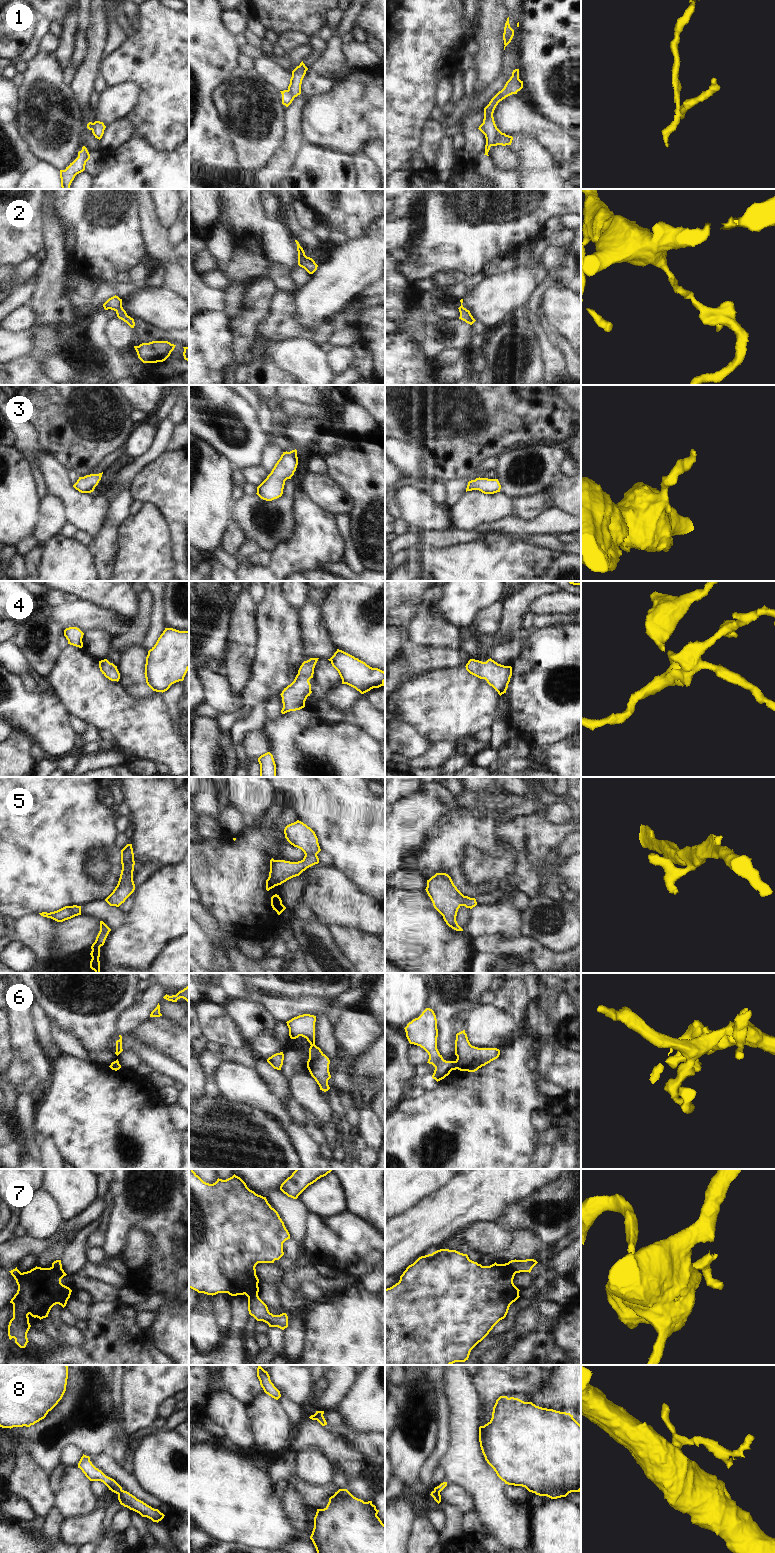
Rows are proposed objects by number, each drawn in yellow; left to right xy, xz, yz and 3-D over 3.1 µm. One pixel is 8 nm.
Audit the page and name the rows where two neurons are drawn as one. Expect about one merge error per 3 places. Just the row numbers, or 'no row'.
1, 6, 7.

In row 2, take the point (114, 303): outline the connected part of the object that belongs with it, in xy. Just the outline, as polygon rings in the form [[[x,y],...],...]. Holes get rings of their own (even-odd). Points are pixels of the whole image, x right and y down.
[[[115,295],[109,298],[103,304],[103,307],[105,310],[108,310],[108,309],[114,310],[119,319],[126,322],[131,328],[134,328],[135,326],[134,319],[127,315],[126,311],[122,307],[122,299],[120,299],[118,296]]]

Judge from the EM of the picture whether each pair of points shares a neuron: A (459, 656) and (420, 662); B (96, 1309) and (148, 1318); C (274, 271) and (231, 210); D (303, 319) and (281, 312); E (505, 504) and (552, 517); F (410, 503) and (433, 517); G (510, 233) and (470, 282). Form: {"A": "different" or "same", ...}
{"A": "same", "B": "different", "C": "different", "D": "different", "E": "different", "F": "same", "G": "different"}

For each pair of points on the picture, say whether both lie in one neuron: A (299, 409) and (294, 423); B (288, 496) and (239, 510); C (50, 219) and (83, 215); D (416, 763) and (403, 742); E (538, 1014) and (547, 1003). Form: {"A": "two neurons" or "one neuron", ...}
{"A": "two neurons", "B": "one neuron", "C": "two neurons", "D": "two neurons", "E": "two neurons"}

